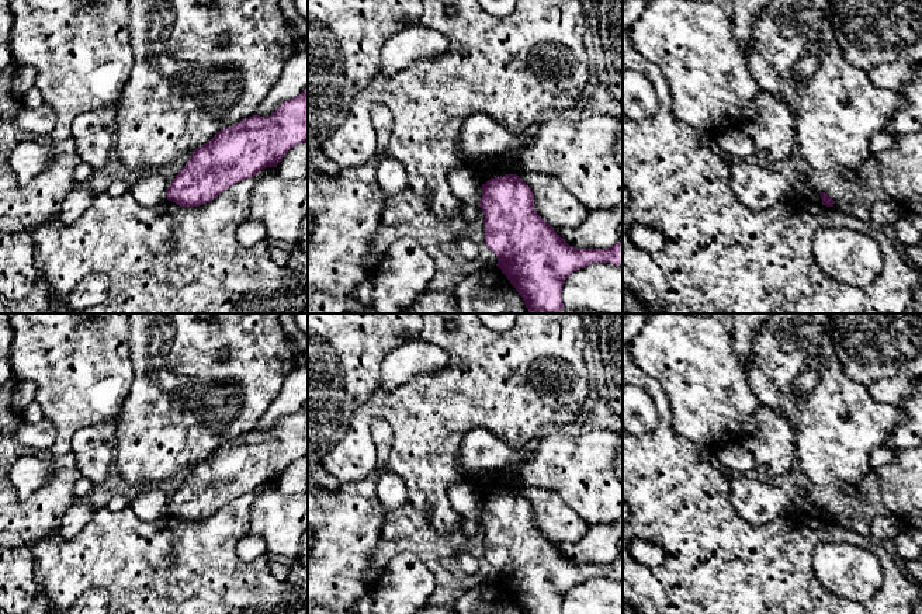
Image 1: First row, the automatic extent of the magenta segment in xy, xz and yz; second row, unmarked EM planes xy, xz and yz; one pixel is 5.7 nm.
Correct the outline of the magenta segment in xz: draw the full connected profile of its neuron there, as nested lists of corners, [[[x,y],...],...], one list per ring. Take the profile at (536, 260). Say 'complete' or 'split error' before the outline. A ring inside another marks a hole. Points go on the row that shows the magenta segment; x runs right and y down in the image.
complete; [[[516,174],[495,177],[482,184],[479,207],[485,214],[485,246],[498,257],[498,267],[523,298],[528,313],[559,313],[565,280],[592,263],[623,267],[623,242],[609,249],[576,249],[569,246],[534,208],[531,188]]]

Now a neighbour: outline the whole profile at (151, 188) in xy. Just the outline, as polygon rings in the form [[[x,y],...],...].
[[[159,170],[142,171],[128,187],[134,198],[143,207],[155,207],[167,200],[167,183]]]

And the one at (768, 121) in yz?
[[[769,91],[746,104],[738,126],[753,141],[760,162],[783,162],[797,145],[793,110]]]

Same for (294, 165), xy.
[[[308,141],[291,148],[277,169],[284,180],[308,176]]]

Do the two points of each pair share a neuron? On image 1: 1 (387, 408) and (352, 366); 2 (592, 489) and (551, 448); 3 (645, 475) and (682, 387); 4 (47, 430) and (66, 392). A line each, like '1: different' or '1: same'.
1: different
2: same
3: different
4: different

